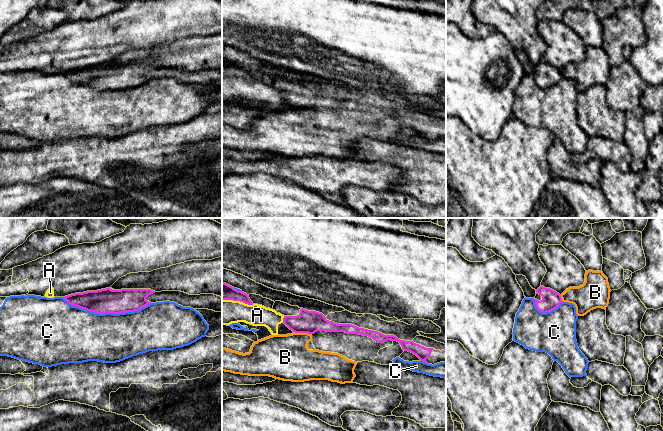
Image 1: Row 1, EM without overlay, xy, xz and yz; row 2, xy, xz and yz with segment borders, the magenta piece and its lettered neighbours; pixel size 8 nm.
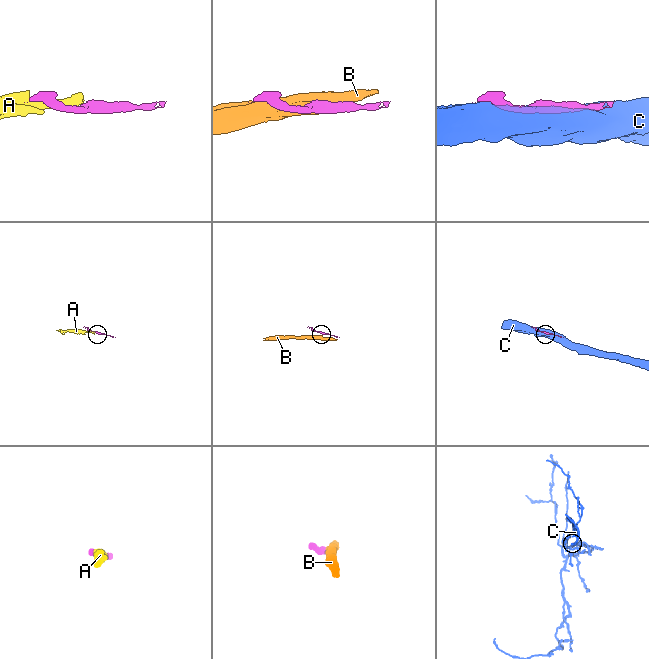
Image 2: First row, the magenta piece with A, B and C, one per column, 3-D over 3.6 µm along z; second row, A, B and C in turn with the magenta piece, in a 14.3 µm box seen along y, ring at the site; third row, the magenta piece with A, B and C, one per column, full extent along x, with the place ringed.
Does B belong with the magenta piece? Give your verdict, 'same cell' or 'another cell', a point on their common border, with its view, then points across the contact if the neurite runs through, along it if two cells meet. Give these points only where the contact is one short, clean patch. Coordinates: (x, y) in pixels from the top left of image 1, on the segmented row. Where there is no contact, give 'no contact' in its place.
another cell; contact xz (303, 332); border xz (295, 332), (311, 334)

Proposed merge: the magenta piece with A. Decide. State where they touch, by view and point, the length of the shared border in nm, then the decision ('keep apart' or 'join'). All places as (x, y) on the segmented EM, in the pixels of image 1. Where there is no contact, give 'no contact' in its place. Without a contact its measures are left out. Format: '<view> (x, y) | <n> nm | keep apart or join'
xz (238, 300) | 260 nm | keep apart

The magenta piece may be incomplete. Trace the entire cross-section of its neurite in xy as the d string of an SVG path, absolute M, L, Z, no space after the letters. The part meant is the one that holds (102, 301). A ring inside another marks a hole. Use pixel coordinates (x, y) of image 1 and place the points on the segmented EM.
M110 288L65 296L72 306L98 314L138 311L150 303L170 301L183 307L222 312L222 298L214 294L189 295L181 291L155 292L151 289Z

